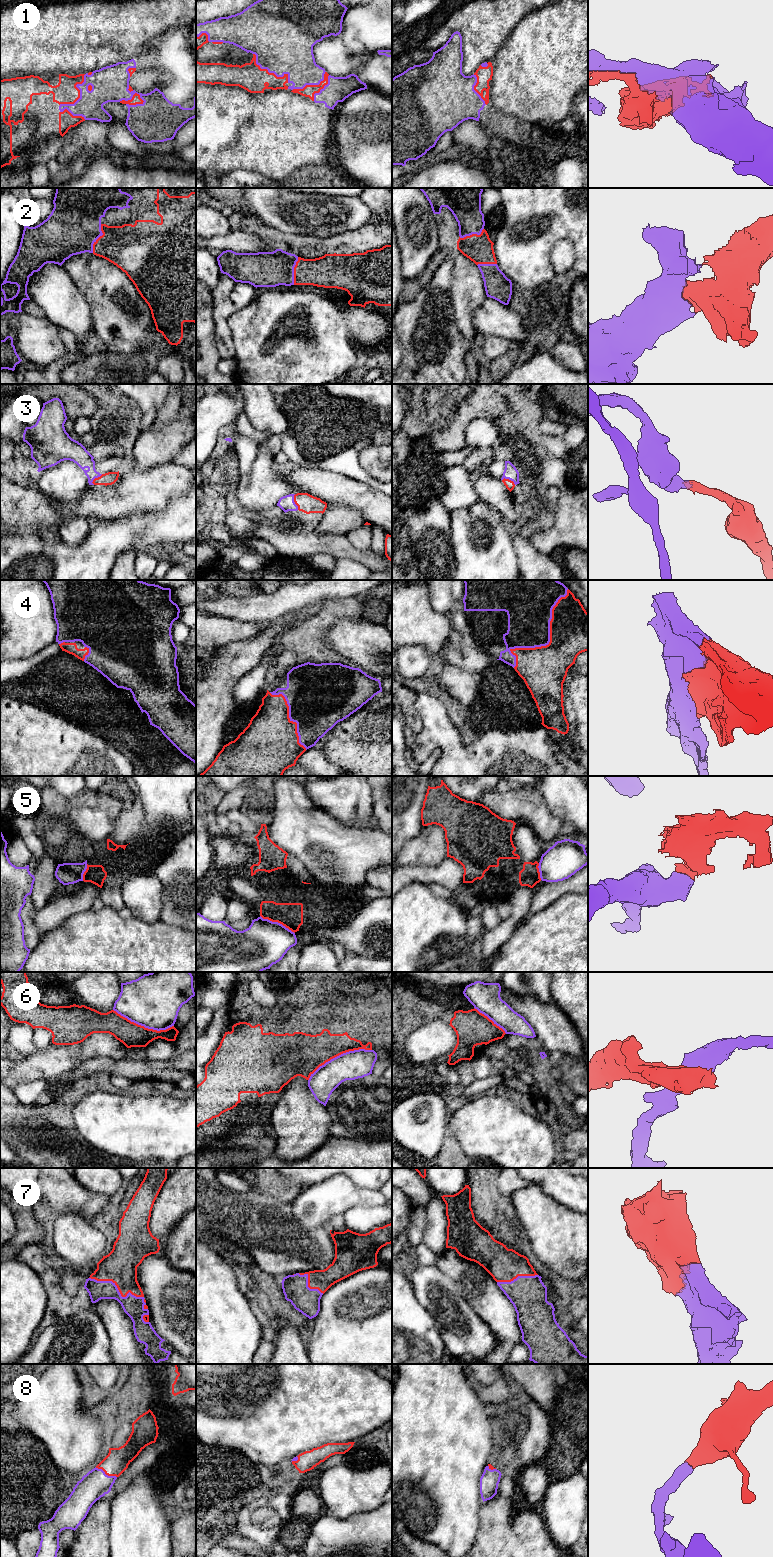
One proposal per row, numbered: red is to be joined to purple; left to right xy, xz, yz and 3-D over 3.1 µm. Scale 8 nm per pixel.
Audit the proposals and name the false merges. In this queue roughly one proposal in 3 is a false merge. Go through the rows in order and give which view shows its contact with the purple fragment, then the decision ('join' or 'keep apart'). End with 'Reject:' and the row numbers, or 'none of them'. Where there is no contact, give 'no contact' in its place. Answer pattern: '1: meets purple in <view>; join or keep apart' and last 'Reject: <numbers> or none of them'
1: meets purple in xz; join
2: meets purple in xy; join
3: meets purple in xz; join
4: meets purple in yz; join
5: meets purple in xz; keep apart
6: meets purple in xz; keep apart
7: meets purple in xy; join
8: meets purple in xy; join
Reject: 5, 6

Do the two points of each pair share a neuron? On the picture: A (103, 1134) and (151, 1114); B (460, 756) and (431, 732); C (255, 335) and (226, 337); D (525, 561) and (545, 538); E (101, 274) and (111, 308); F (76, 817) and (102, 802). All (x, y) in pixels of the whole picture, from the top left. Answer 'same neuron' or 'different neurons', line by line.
A: same neuron
B: same neuron
C: different neurons
D: different neurons
E: same neuron
F: same neuron

